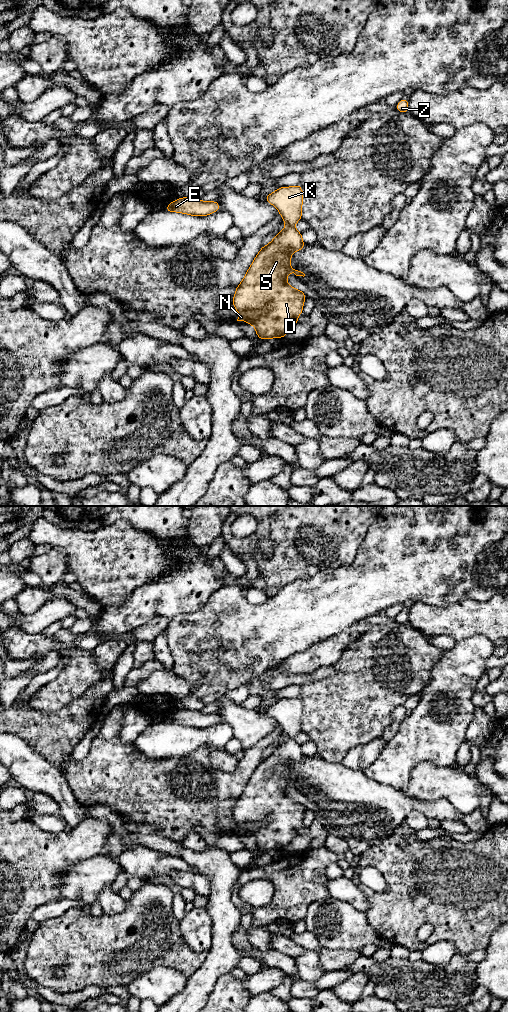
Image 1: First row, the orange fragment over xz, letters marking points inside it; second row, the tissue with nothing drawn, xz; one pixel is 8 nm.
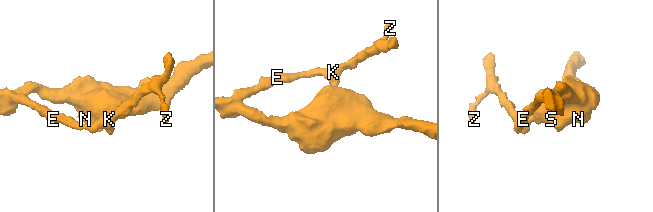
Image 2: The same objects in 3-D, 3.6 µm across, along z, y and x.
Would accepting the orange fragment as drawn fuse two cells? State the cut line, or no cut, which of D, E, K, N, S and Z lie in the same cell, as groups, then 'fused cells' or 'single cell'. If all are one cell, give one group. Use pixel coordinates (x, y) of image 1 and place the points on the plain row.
cut in xz along (286, 736), (292, 739); D N S / E K Z; fused cells

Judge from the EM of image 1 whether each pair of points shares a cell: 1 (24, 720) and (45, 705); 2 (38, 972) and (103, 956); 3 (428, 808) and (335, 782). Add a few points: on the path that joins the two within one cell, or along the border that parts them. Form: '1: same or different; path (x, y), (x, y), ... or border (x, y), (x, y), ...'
1: different; border (28, 702), (40, 712), (60, 710)
2: same; path (54, 956), (87, 956)
3: same; path (405, 804), (373, 804), (370, 801), (358, 800)

